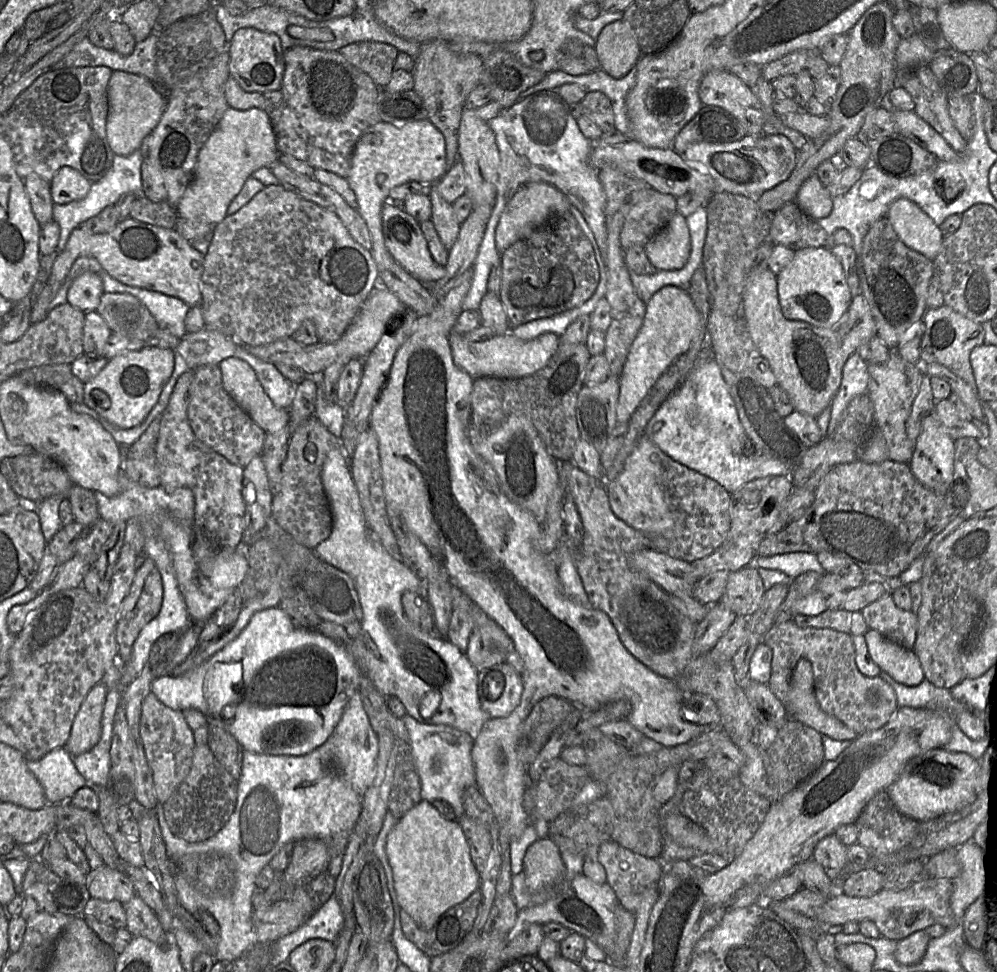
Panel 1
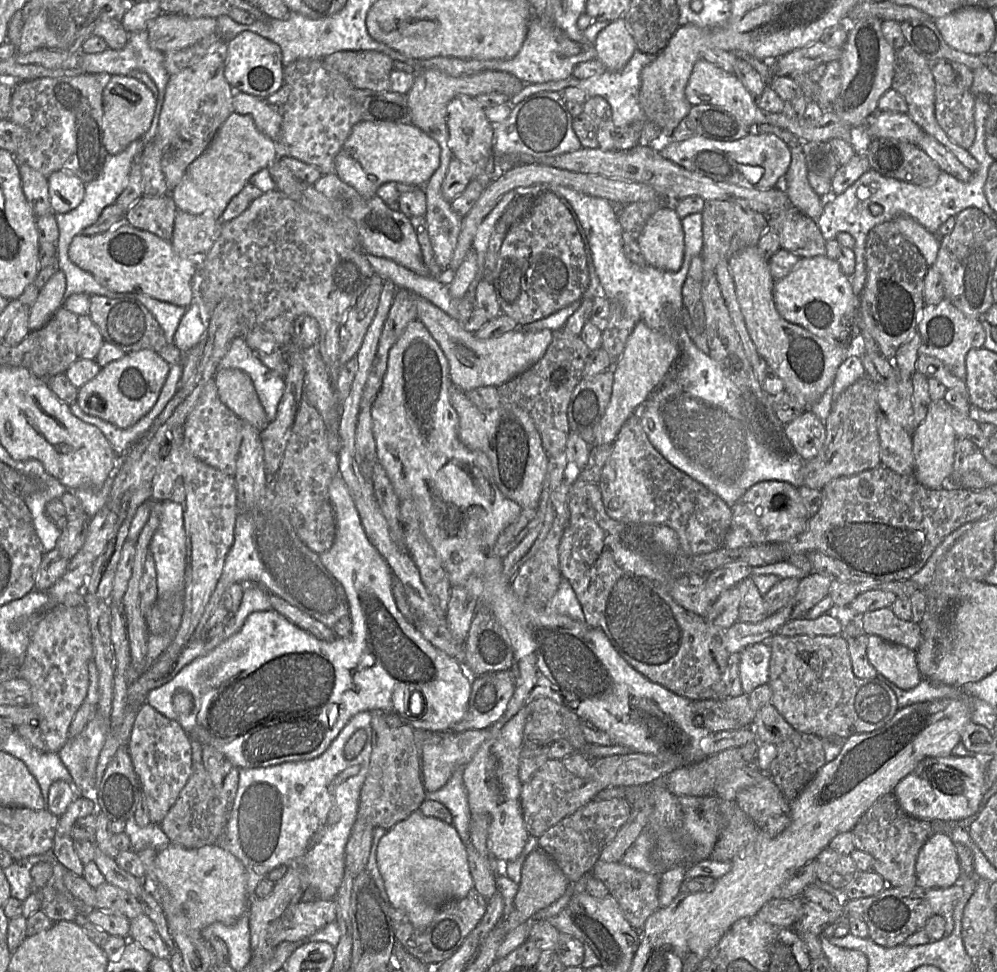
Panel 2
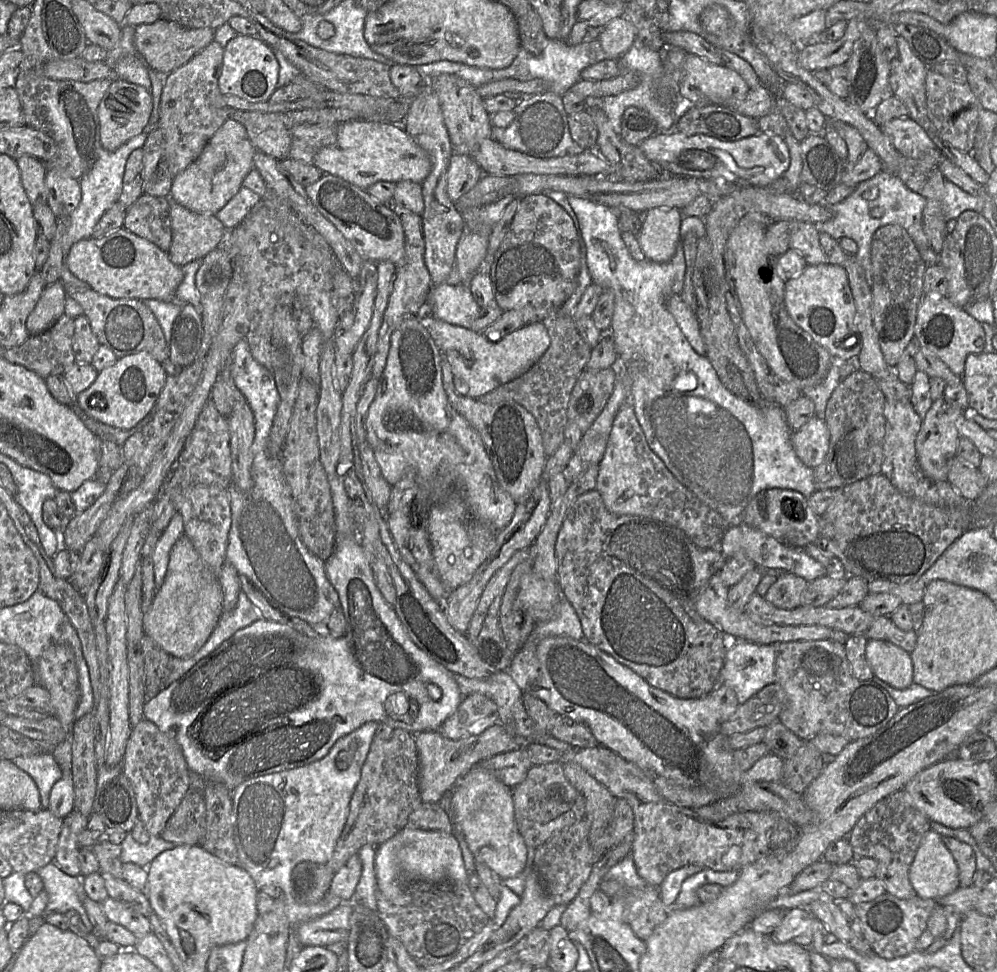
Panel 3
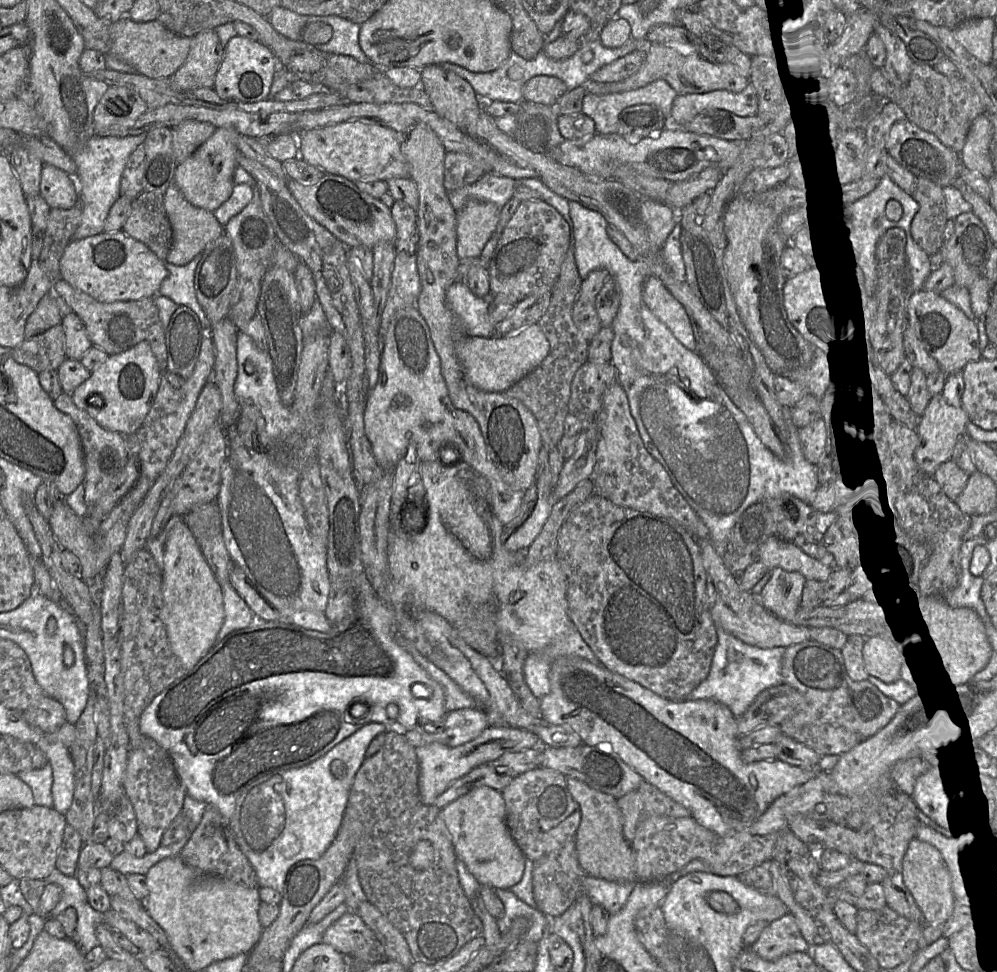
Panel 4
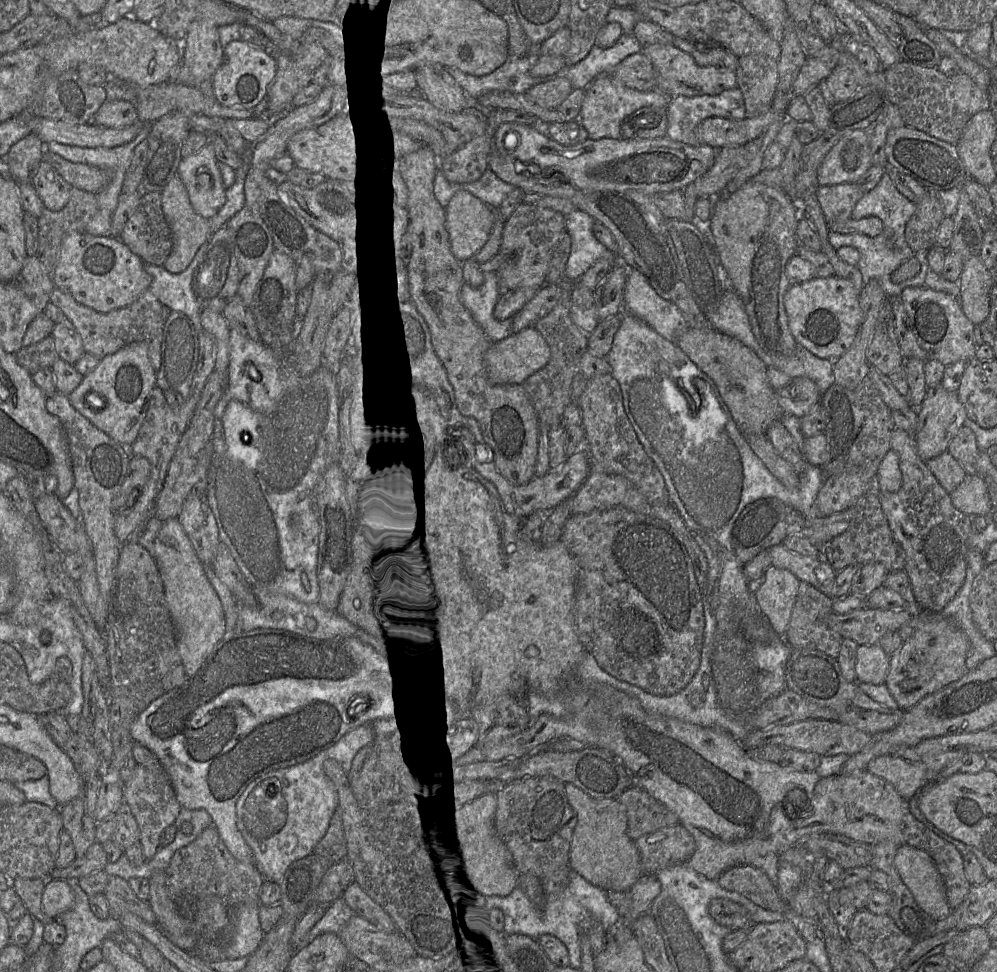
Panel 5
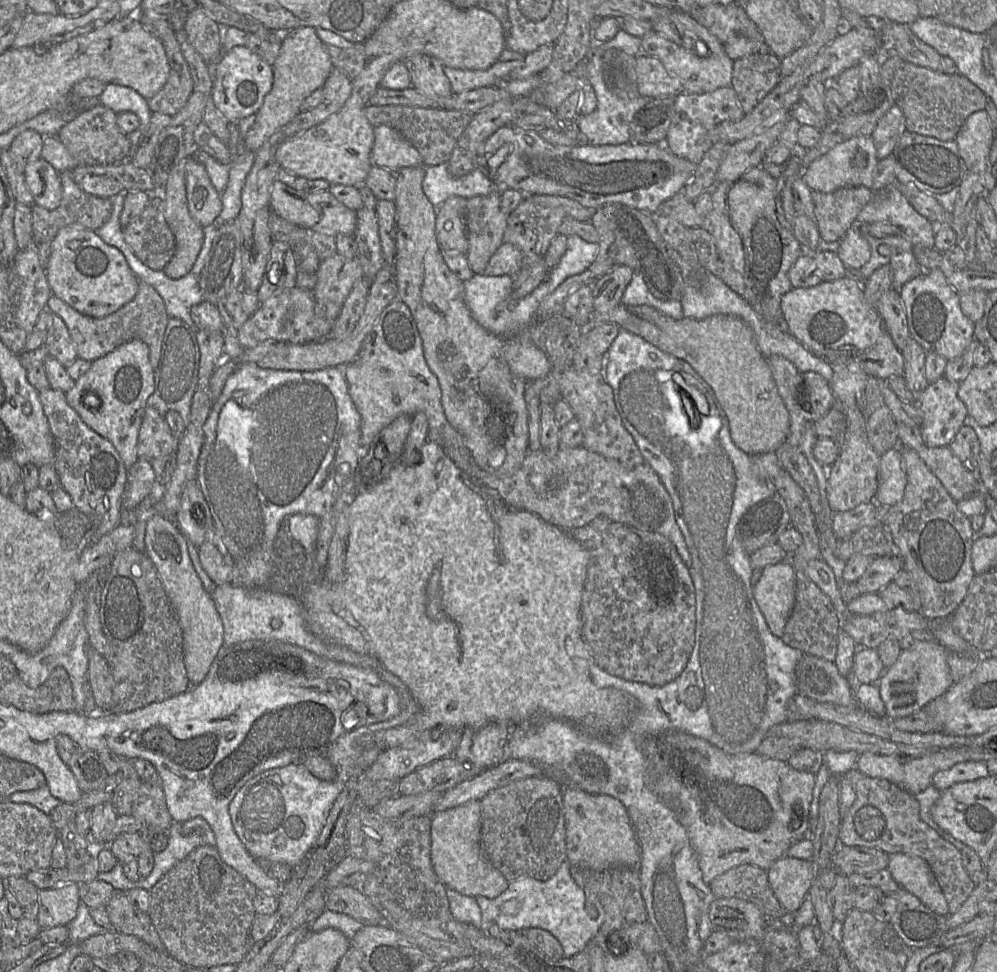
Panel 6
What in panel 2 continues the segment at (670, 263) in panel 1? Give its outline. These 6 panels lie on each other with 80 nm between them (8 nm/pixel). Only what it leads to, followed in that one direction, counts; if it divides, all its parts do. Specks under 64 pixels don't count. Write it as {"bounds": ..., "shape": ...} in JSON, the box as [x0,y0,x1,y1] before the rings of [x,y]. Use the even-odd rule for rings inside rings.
{"bounds":[637,205,684,270],"shape":[[[673,205],[653,213],[637,238],[647,264],[664,270],[677,270],[684,256],[684,233]]]}

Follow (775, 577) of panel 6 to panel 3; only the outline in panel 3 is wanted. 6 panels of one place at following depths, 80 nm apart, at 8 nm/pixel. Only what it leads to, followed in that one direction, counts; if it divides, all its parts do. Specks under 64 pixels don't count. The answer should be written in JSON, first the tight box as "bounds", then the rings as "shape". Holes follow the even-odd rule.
{"bounds":[764,572,808,609],"shape":[[[780,572],[776,581],[769,587],[764,598],[780,609],[794,609],[800,606],[800,599],[808,582],[790,572]]]}

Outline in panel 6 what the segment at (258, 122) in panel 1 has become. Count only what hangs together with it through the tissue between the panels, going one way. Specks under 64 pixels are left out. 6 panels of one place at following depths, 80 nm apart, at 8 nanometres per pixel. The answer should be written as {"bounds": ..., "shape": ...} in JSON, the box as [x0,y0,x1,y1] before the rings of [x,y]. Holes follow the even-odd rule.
{"bounds":[185,158,222,227],"shape":[[[185,158],[187,207],[192,219],[202,227],[213,224],[222,209],[221,195],[215,189],[202,163]]]}

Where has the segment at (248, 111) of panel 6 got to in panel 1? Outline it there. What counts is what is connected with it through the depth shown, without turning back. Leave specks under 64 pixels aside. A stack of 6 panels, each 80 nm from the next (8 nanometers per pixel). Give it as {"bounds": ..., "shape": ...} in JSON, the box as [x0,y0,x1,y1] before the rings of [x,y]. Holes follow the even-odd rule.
{"bounds":[228,27,285,94],"shape":[[[252,27],[239,29],[229,44],[228,69],[230,77],[246,92],[263,94],[280,90],[285,71],[285,60],[279,37]]]}

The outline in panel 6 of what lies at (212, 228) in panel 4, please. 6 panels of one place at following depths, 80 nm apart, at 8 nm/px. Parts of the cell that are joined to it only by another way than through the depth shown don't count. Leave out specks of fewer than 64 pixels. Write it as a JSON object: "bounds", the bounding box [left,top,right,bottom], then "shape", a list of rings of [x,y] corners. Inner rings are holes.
{"bounds":[157,159,203,279],"shape":[[[182,159],[170,172],[163,189],[163,195],[157,193],[163,200],[163,213],[175,237],[175,252],[163,269],[164,273],[172,279],[181,278],[191,270],[203,242],[203,227],[192,219],[187,207],[184,163],[185,159]]]}

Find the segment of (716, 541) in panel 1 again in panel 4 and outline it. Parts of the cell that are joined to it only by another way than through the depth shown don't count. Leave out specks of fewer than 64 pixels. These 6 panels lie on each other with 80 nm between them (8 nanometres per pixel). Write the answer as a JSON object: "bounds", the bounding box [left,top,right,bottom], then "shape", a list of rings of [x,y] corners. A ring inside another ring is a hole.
{"bounds":[592,383,709,540],"shape":[[[619,383],[610,385],[603,395],[602,408],[596,416],[599,425],[599,440],[596,450],[596,463],[592,475],[595,491],[614,505],[630,508],[642,513],[672,519],[683,526],[698,540],[707,540],[709,531],[703,520],[688,504],[673,485],[668,473],[646,449],[633,419],[627,394]]]}

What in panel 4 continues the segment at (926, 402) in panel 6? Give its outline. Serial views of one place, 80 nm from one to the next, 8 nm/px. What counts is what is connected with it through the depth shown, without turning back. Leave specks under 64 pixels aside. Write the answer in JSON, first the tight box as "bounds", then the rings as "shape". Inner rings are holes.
{"bounds":[915,393,969,476],"shape":[[[942,393],[931,397],[925,412],[919,418],[918,445],[915,450],[915,460],[925,473],[934,476],[937,468],[952,458],[958,439],[966,433],[968,421],[969,417],[963,407],[949,404]]]}

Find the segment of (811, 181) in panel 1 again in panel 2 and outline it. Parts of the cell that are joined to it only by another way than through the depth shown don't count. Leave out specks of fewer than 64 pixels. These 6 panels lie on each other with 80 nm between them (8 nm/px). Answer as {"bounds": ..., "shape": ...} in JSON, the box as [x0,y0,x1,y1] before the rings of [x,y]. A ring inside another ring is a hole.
{"bounds":[781,143,823,220],"shape":[[[802,143],[790,146],[790,149],[791,163],[781,185],[791,204],[816,220],[823,212],[823,199],[809,184]]]}

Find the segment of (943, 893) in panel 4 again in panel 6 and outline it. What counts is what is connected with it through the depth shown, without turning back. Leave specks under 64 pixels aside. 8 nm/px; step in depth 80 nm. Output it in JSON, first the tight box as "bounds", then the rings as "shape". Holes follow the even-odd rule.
{"bounds":[888,853,949,915],"shape":[[[904,853],[890,854],[888,870],[901,887],[915,895],[929,909],[940,915],[949,915],[942,889],[924,859]]]}

